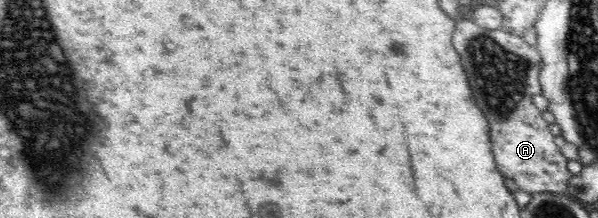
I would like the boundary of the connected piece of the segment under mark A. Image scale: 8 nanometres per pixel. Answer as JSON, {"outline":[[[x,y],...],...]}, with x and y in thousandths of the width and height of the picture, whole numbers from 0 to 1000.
{"outline":[[[769,87],[759,115],[758,216],[773,261],[793,454],[816,537],[823,711],[836,794],[883,885],[946,885],[958,812],[946,771],[950,725],[933,688],[918,564],[890,459],[893,436],[906,431],[906,275],[898,216],[886,216],[876,174],[841,128],[823,142],[776,96]]]}

